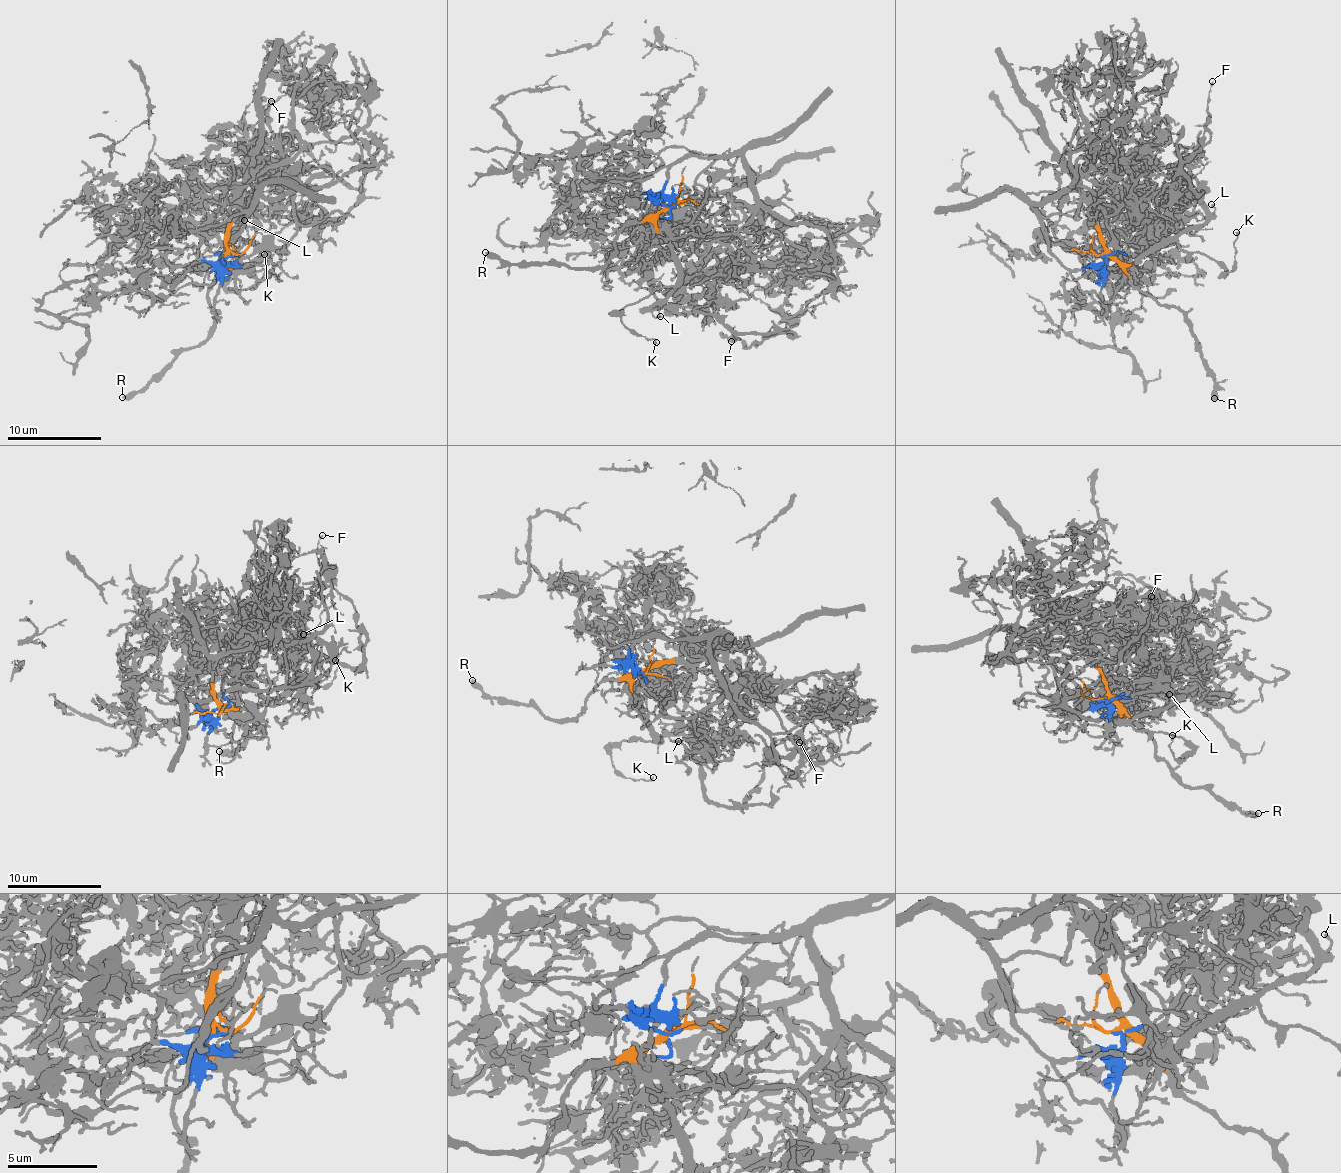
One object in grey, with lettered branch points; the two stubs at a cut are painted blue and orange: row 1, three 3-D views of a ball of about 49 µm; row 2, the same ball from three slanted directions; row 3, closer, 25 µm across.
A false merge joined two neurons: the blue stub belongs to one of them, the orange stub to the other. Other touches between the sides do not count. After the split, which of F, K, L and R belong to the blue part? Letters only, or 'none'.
none

